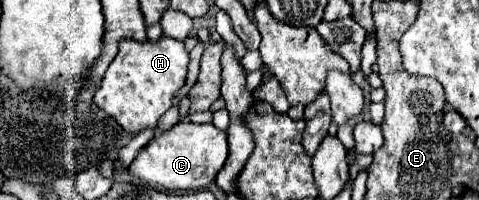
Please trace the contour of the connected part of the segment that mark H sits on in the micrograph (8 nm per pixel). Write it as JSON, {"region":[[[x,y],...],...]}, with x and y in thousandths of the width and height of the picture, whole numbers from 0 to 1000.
{"region":[[[336,185],[332,205],[273,205],[248,215],[248,265],[219,355],[211,445],[198,455],[198,525],[236,585],[257,655],[290,665],[303,635],[324,645],[332,585],[357,535],[361,475],[386,425],[395,265],[382,205]]]}

